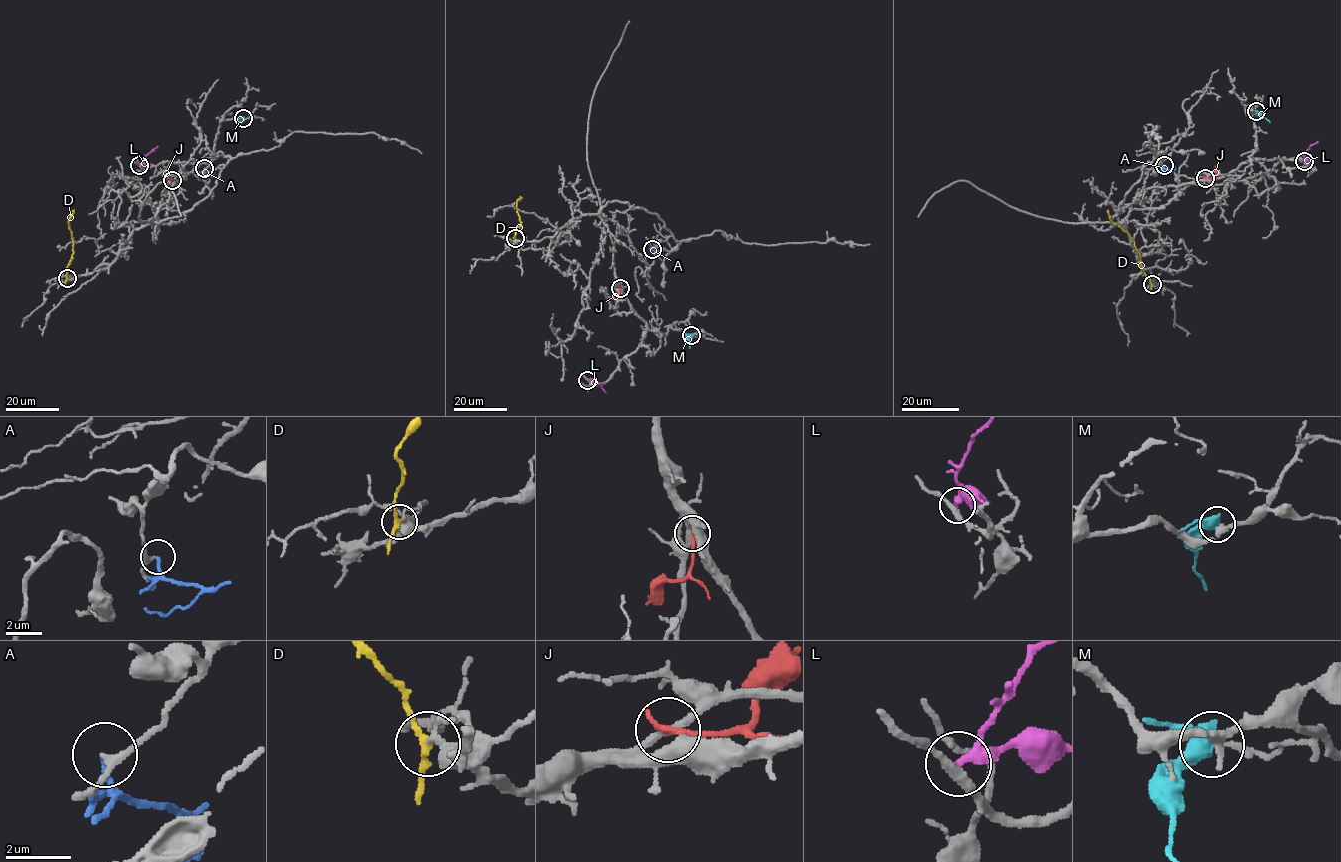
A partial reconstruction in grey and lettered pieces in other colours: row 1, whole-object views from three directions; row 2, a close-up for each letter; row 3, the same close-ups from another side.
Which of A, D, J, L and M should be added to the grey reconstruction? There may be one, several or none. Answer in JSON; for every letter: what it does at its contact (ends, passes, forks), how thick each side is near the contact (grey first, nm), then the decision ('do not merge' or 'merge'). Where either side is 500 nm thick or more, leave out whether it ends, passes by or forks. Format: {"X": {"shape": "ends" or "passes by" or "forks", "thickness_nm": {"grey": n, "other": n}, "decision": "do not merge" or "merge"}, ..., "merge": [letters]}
{"A": {"shape": "ends", "thickness_nm": {"grey": 190, "other": 180}, "decision": "do not merge"}, "D": {"shape": "passes by", "thickness_nm": {"grey": 240, "other": 220}, "decision": "do not merge"}, "J": {"shape": "ends", "thickness_nm": {"grey": 240, "other": 240}, "decision": "do not merge"}, "L": {"shape": "passes by", "thickness_nm": {"grey": 300, "other": 240}, "decision": "do not merge"}, "M": {"shape": "passes by", "thickness_nm": {"grey": 260, "other": 460}, "decision": "do not merge"}, "merge": []}

